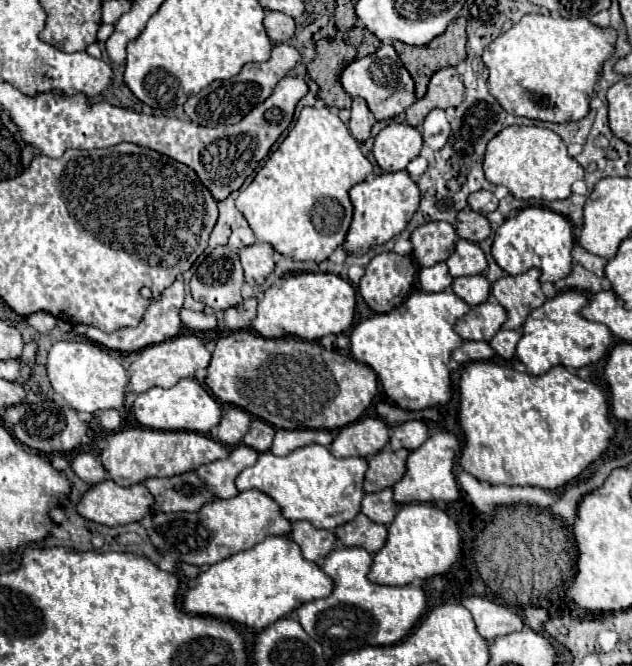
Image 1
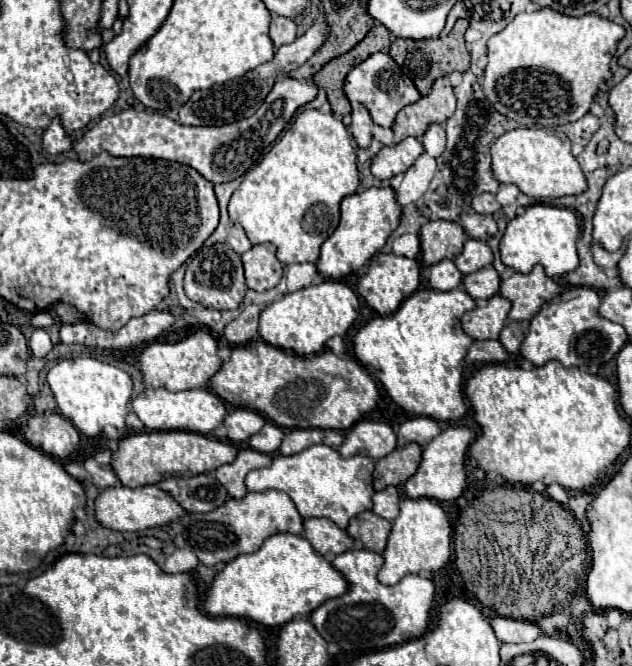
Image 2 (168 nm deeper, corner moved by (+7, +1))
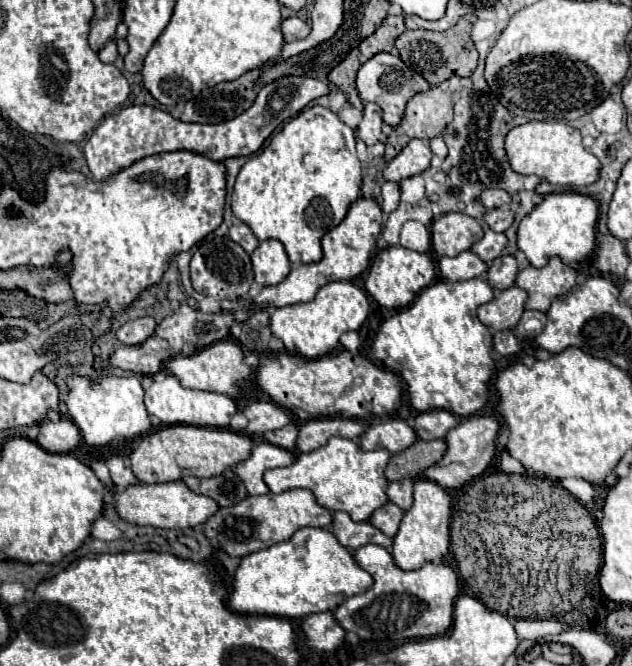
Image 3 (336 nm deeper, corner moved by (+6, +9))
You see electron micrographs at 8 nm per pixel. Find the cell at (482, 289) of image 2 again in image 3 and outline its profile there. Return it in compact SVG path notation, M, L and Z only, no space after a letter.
M501 255L493 263L489 263L487 281L495 291L503 291L515 283L517 273L519 273L519 267L517 267L515 257L513 255Z

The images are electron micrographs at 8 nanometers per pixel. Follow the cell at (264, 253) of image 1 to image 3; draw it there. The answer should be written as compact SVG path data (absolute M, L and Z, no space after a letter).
M277 239L261 241L259 247L251 253L251 263L255 281L259 285L277 285L291 271L291 263L287 259L283 243Z

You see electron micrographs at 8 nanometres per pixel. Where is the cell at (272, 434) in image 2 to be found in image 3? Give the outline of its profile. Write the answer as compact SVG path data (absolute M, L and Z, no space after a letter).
M285 425L283 429L277 429L277 431L267 431L263 437L265 441L277 445L277 447L283 447L283 449L295 449L295 441L297 441L297 435L299 435L299 427L297 425Z

